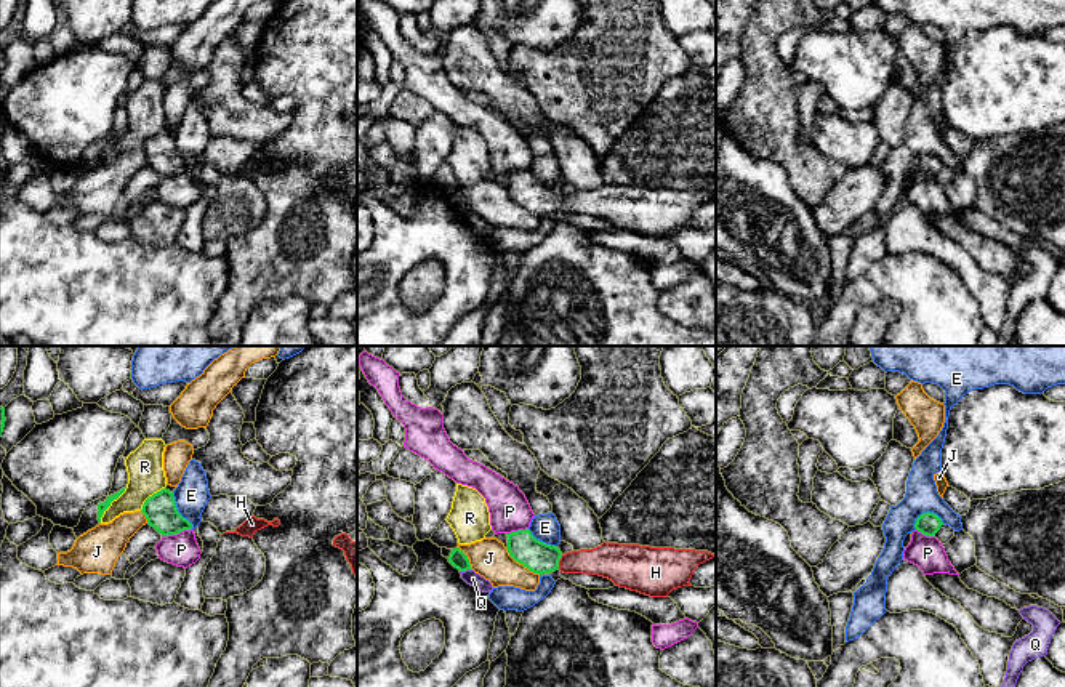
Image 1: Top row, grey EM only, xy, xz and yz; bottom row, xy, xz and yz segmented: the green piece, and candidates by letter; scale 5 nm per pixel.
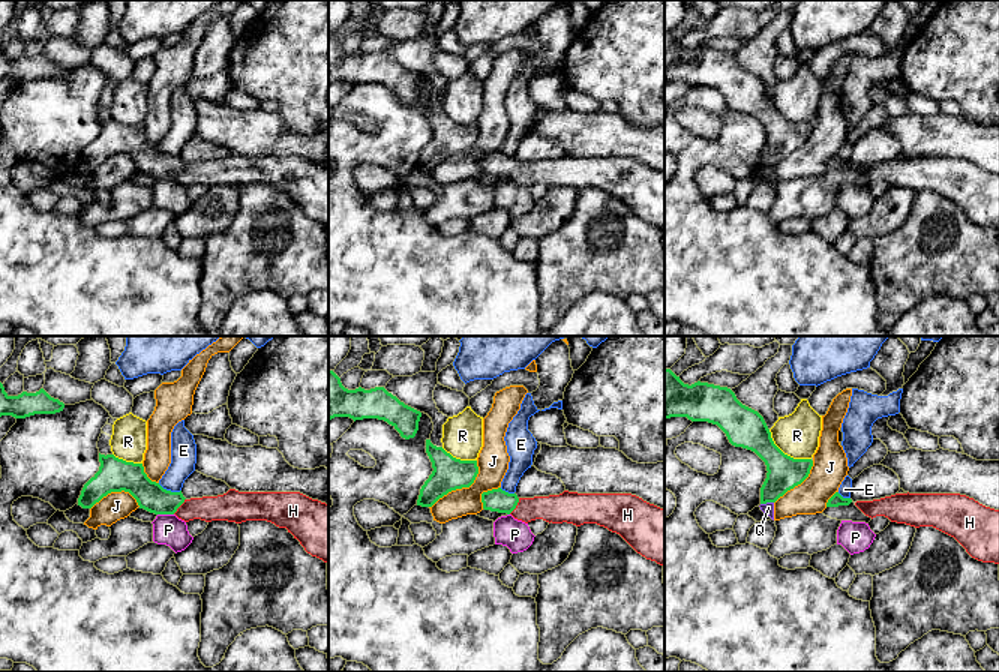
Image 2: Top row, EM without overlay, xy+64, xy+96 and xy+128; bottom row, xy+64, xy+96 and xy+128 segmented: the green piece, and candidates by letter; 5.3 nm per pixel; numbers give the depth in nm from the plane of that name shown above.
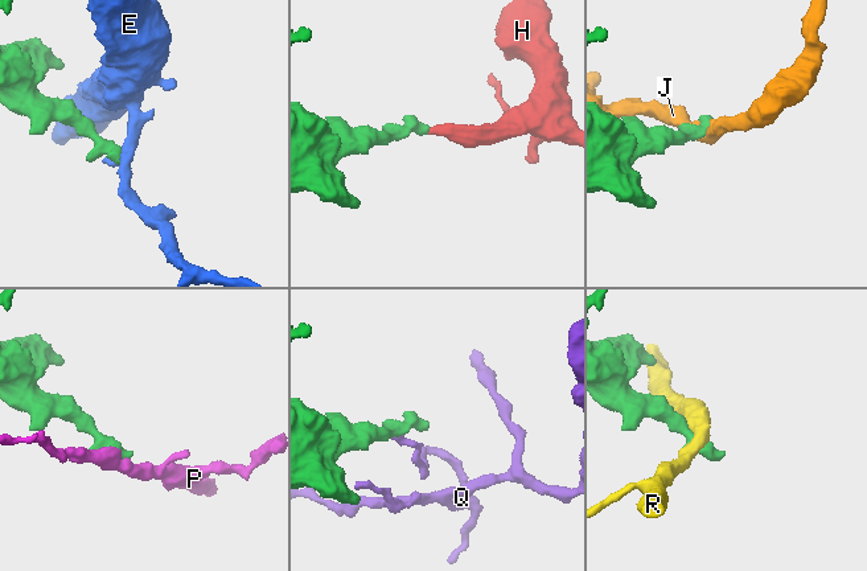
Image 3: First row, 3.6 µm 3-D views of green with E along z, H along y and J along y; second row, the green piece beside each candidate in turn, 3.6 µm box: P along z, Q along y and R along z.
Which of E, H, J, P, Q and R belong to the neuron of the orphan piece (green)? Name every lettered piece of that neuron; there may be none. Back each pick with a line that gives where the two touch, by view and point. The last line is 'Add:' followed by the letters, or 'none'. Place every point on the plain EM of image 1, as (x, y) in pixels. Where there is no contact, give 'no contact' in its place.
H: meets green in xz at (558, 204)
Add: H

